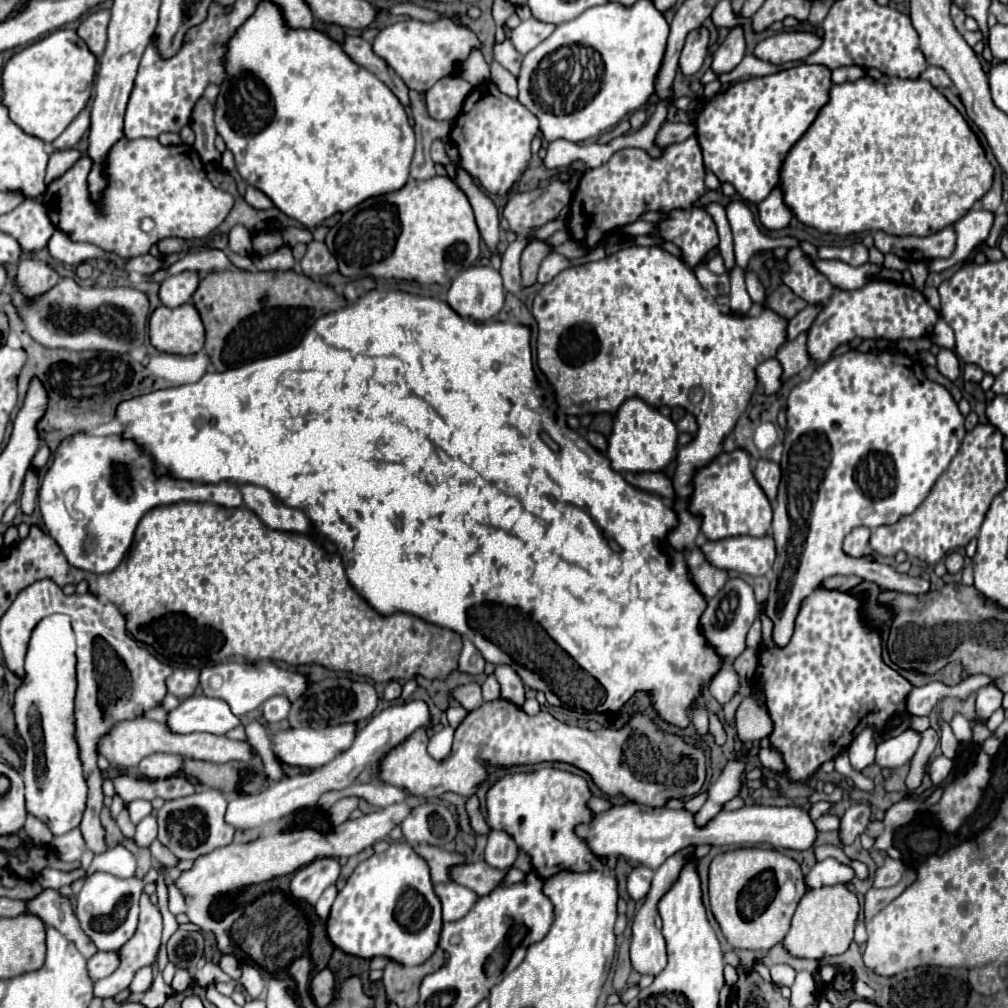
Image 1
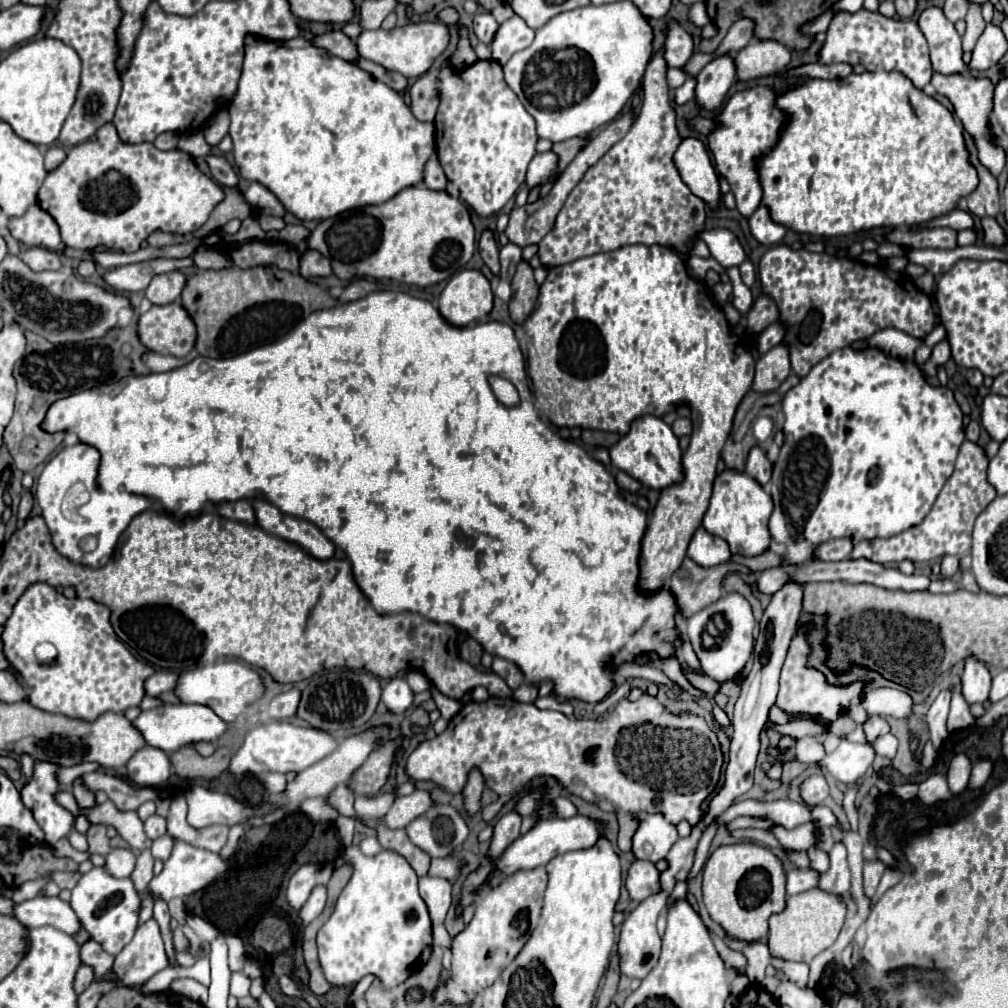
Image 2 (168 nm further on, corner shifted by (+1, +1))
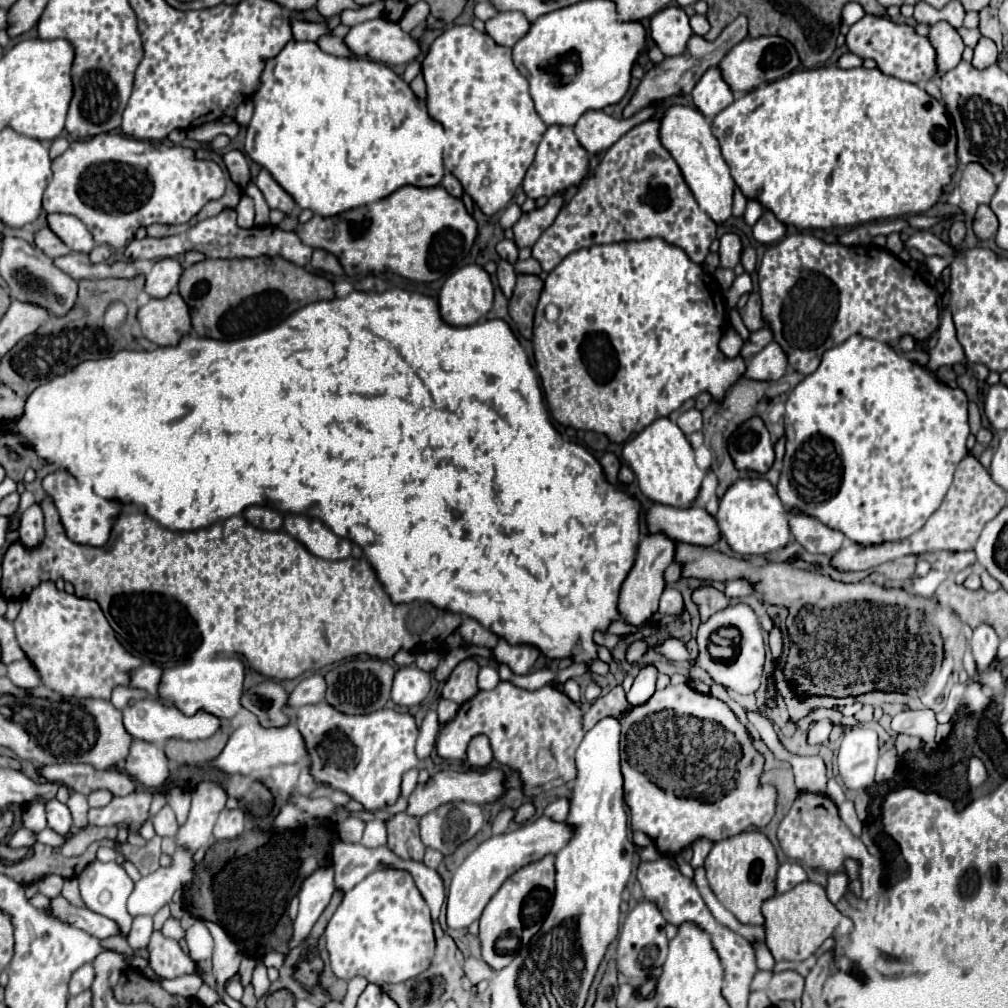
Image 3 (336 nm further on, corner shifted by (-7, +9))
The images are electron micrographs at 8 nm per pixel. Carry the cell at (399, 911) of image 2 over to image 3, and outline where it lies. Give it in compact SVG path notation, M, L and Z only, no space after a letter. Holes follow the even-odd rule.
M377 867L369 877L343 895L327 929L331 969L339 979L357 975L371 983L395 985L423 973L433 959L435 935L429 907L407 871Z

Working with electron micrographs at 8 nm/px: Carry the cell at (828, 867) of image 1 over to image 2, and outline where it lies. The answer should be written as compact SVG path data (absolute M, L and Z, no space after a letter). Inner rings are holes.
M811 867L789 871L787 873L787 895L797 895L797 893L817 887L817 877L821 877L821 873Z

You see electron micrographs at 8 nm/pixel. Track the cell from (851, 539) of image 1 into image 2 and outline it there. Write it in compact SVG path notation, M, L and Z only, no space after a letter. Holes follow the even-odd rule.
M841 537L841 539L823 543L815 551L815 557L821 561L841 561L841 559L847 559L851 551L853 551L853 541L849 541L849 537Z

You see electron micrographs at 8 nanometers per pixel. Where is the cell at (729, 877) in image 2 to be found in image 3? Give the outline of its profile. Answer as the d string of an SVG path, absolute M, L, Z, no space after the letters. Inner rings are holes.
M759 831L727 837L715 843L709 855L705 857L707 881L713 893L743 925L763 925L765 923L761 915L761 903L775 895L777 869L779 869L779 863L777 863L775 849L771 841Z

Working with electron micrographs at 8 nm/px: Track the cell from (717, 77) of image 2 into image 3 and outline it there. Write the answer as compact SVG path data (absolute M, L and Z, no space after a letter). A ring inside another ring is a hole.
M717 67L709 69L699 83L695 85L695 89L691 91L693 103L695 107L703 113L703 117L713 119L719 111L723 111L725 107L729 107L735 99L733 91L729 89L729 85L723 81L721 71Z

